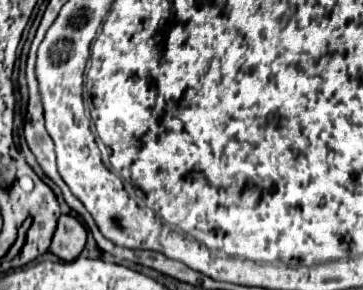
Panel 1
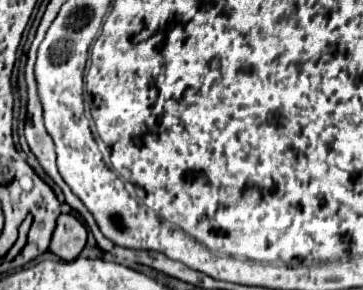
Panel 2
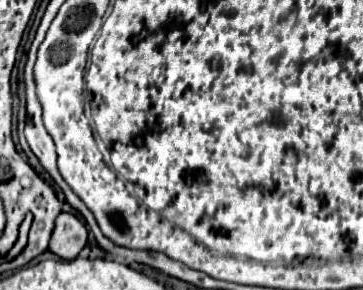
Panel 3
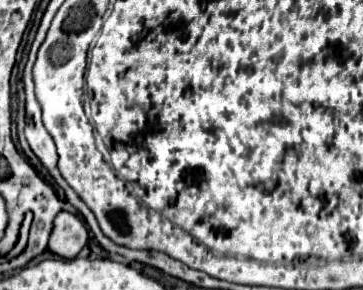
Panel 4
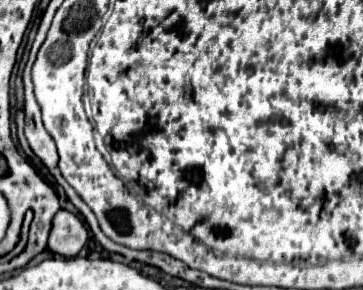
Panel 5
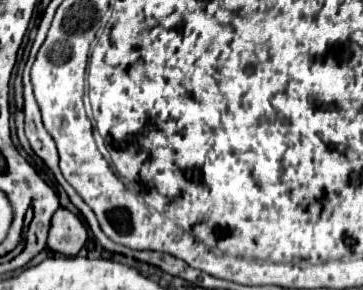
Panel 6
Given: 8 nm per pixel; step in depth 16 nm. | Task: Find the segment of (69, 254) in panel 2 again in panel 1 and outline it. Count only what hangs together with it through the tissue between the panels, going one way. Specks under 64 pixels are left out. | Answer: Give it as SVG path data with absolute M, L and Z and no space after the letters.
M70 214L58 218L56 232L52 236L50 252L62 260L74 260L86 244L86 228Z

